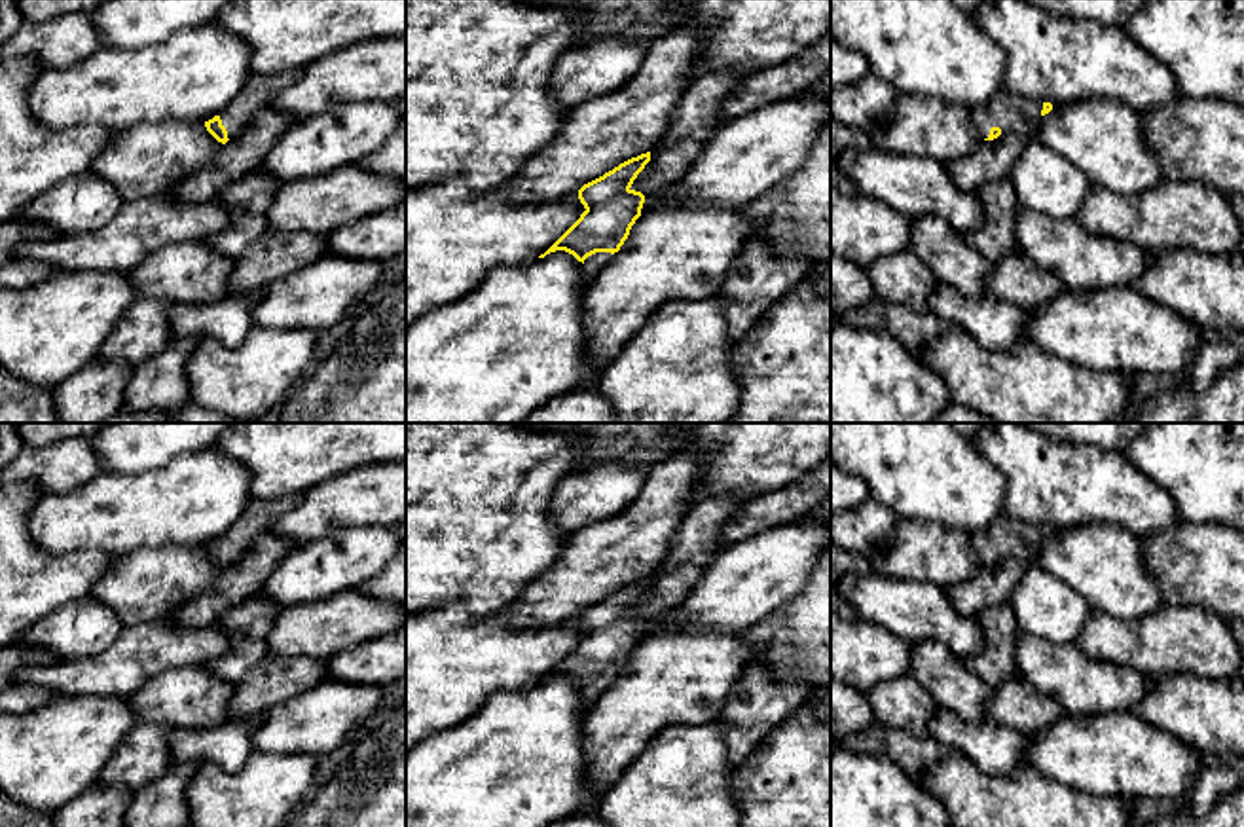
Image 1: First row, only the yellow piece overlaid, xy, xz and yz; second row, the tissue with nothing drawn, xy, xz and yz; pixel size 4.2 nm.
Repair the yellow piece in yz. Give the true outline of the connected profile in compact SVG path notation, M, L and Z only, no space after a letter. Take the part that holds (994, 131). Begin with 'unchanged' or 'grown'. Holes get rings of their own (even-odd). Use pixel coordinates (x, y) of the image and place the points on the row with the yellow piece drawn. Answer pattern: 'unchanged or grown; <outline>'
grown; M1005 95L992 104L975 106L973 110L969 110L982 140L994 140L1001 135L1001 129L997 127L996 121L996 114L1003 110L1009 110Z

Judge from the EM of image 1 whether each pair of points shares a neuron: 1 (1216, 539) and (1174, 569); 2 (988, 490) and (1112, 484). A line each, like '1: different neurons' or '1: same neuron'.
1: same neuron
2: different neurons

